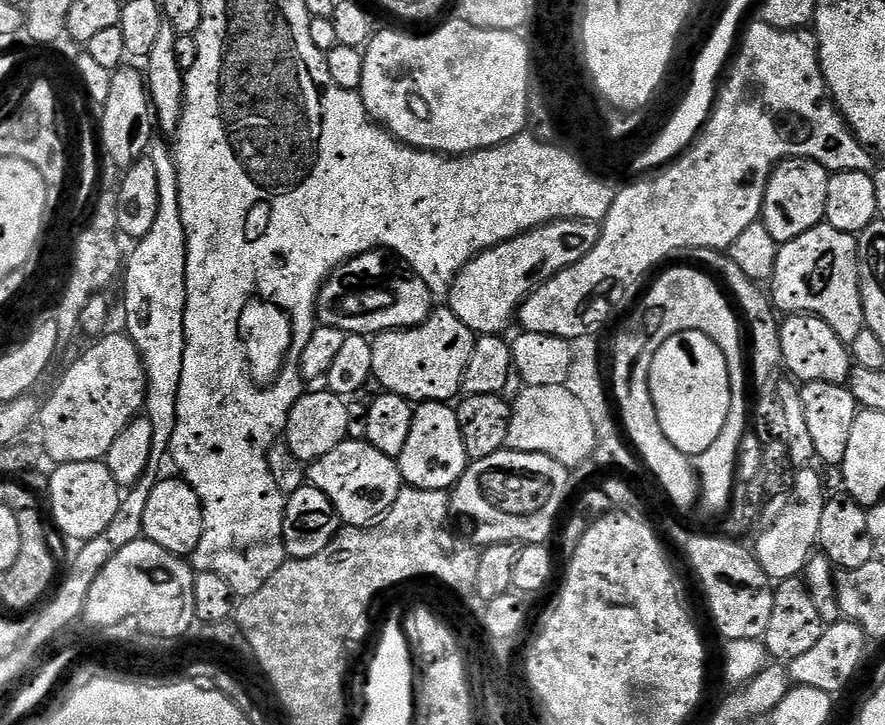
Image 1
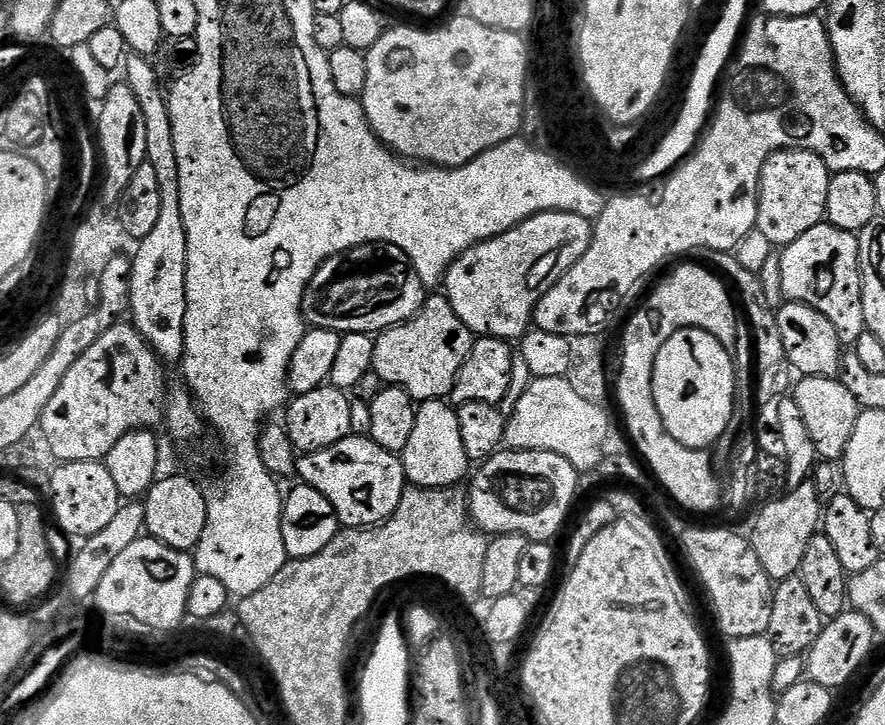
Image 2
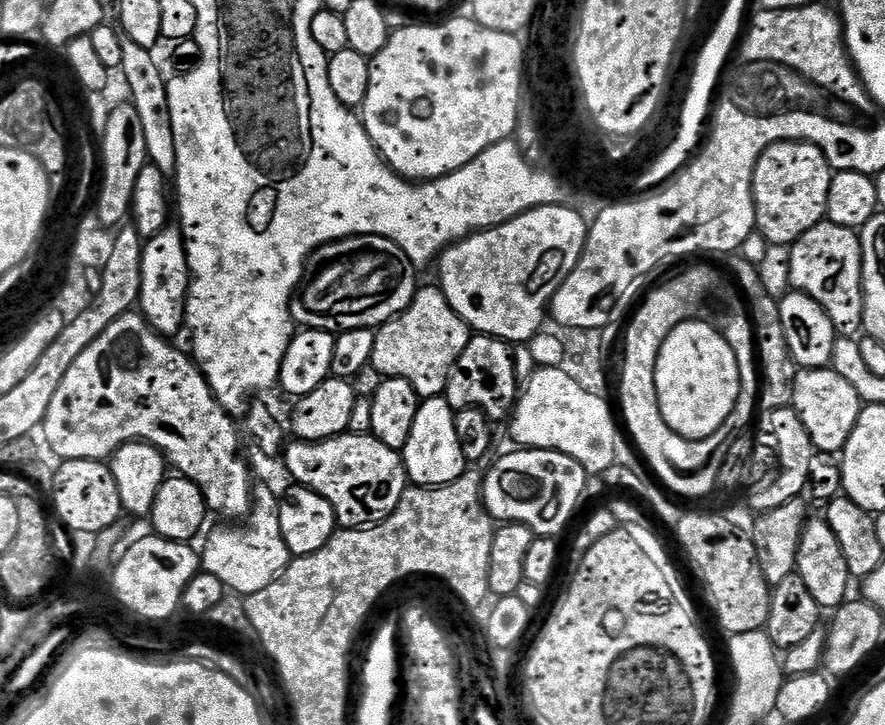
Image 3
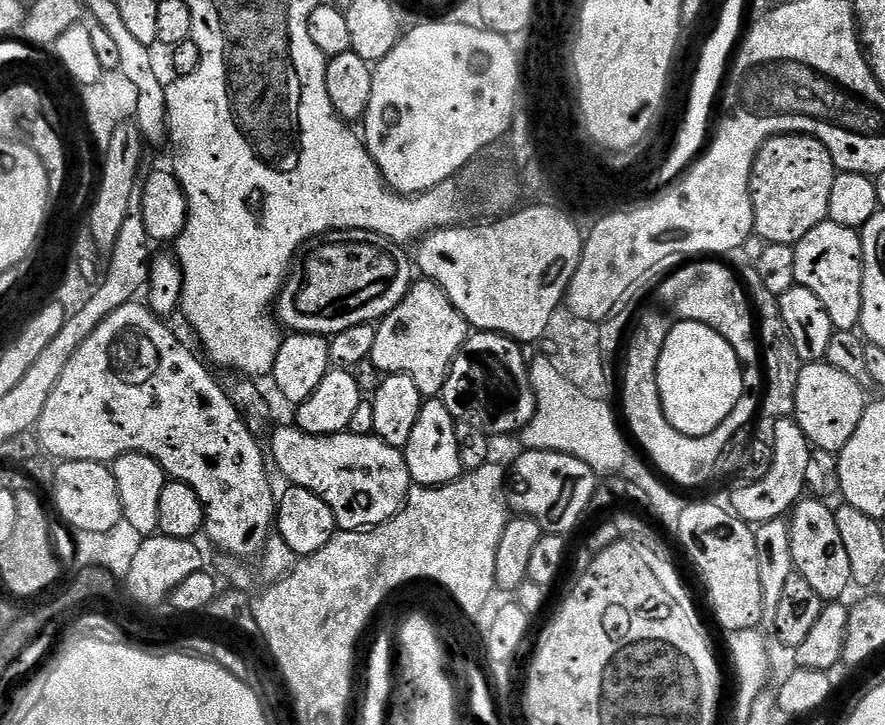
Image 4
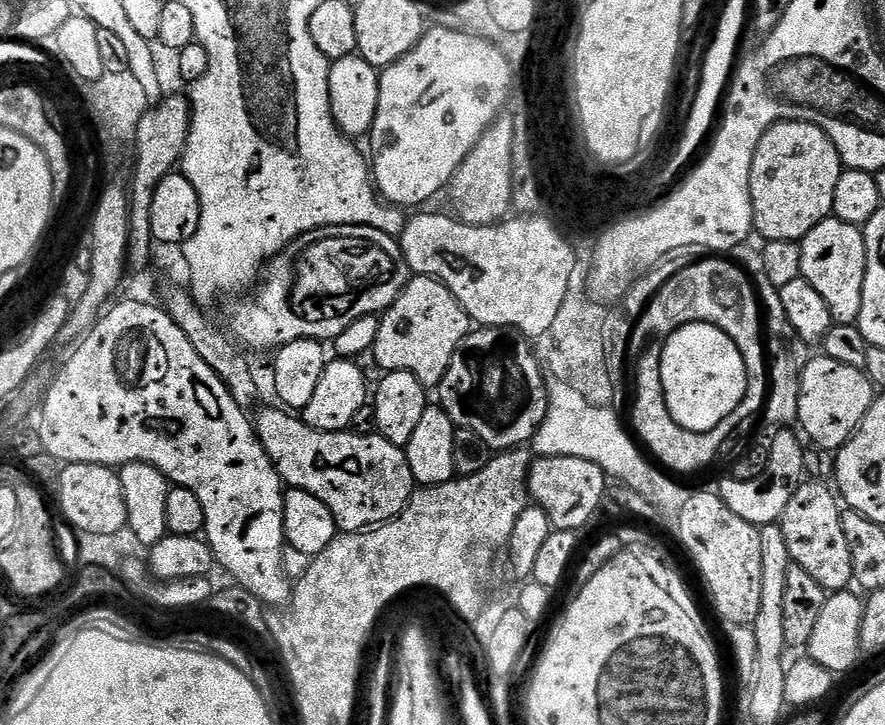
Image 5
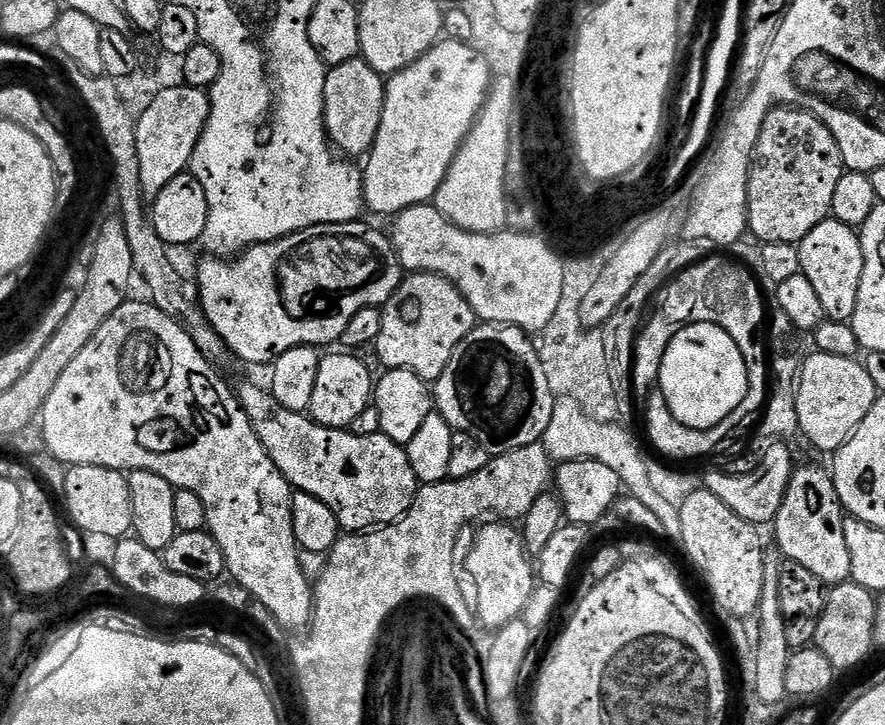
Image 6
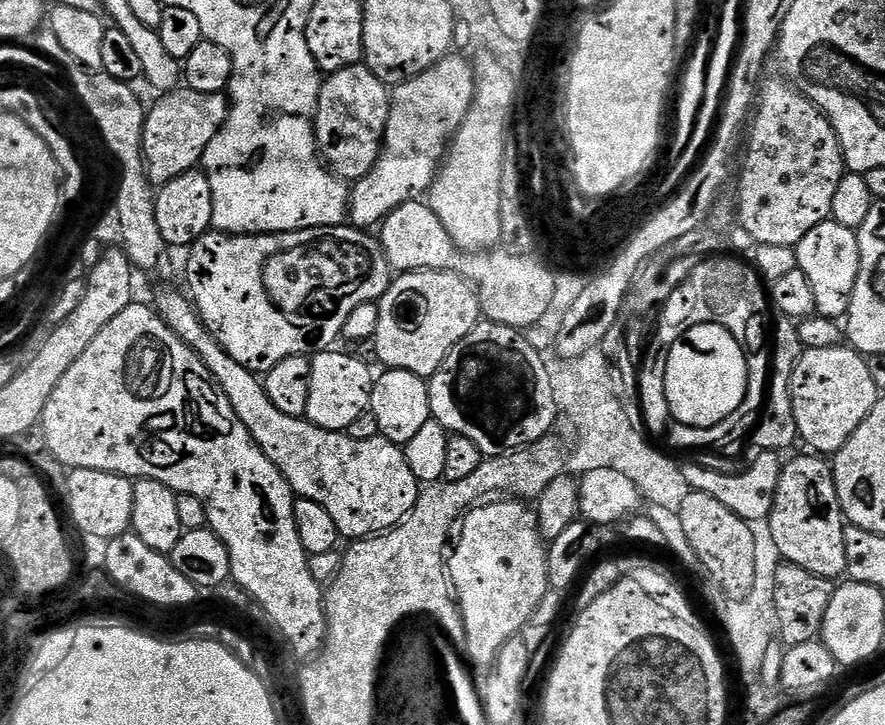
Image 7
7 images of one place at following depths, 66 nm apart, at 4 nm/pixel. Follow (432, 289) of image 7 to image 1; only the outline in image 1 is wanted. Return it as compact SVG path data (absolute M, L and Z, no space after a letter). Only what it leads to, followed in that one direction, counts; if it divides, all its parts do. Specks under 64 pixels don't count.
M447 306L437 307L432 315L414 328L397 328L394 332L379 333L372 340L374 370L372 375L381 389L413 402L452 402L461 395L466 366L476 345L476 336Z

